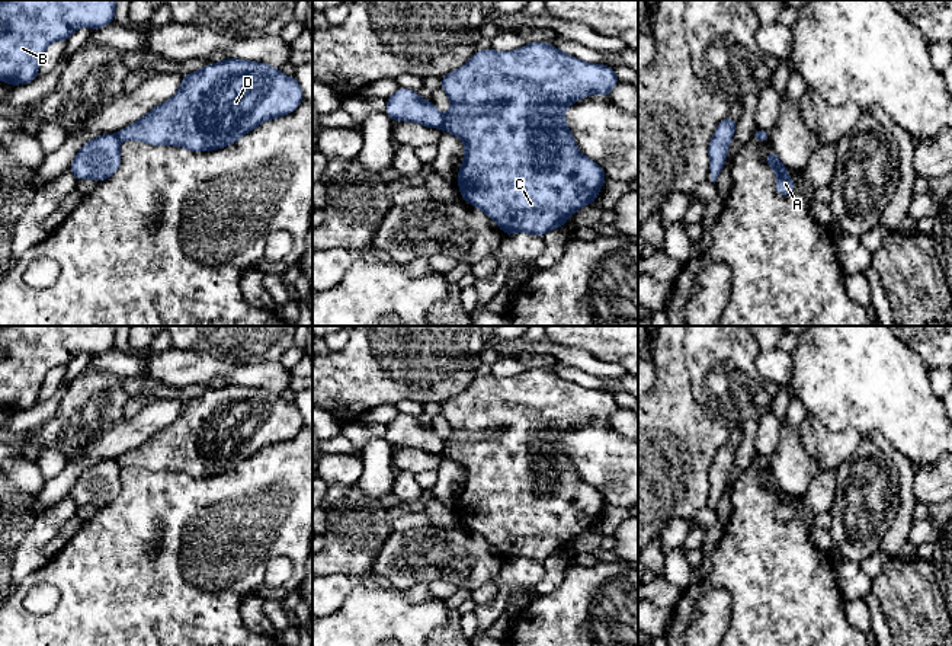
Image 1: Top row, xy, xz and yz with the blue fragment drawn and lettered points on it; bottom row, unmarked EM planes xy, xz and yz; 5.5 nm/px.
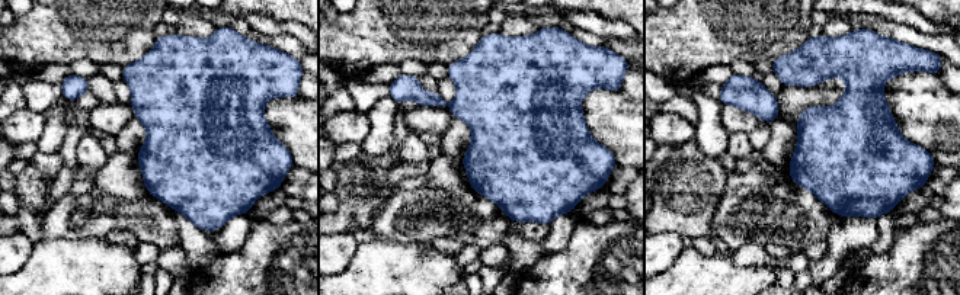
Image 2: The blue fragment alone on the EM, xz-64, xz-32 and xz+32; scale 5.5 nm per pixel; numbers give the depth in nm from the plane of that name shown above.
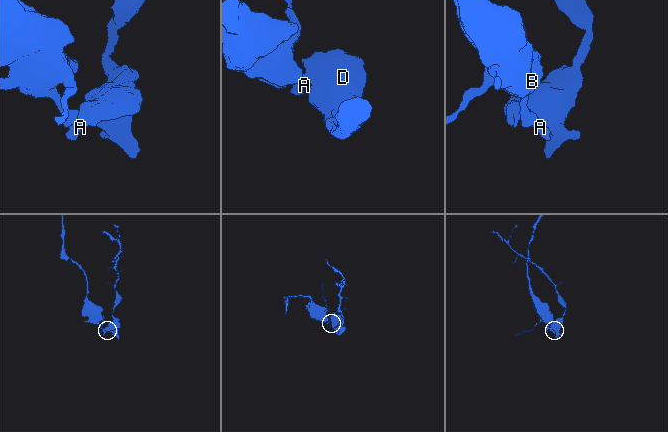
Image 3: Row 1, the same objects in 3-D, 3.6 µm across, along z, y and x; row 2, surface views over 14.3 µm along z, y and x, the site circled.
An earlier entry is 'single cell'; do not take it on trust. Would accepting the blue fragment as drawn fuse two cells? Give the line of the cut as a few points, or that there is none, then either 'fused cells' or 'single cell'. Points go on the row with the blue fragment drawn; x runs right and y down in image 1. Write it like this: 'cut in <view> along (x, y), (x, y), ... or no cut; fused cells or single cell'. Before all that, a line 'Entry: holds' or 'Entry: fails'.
Entry: fails
cut in xz along (446, 115), (442, 128); fused cells

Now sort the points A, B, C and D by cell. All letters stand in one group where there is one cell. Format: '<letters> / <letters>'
A B / C D

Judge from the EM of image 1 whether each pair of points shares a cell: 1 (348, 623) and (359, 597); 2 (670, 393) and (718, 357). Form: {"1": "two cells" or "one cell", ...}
{"1": "one cell", "2": "two cells"}

